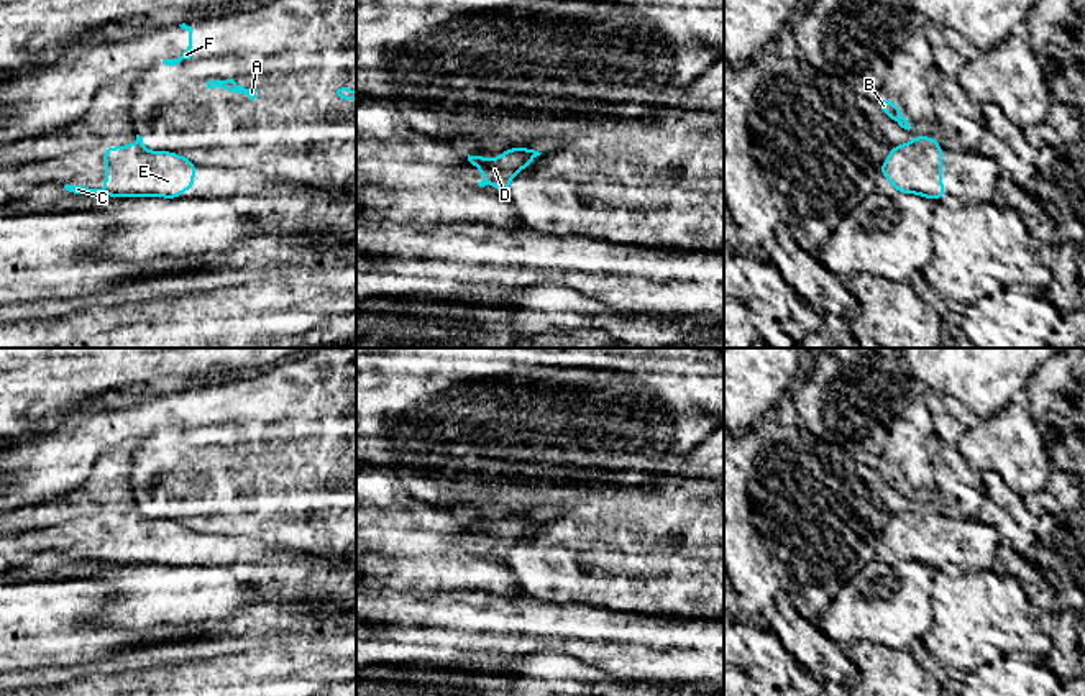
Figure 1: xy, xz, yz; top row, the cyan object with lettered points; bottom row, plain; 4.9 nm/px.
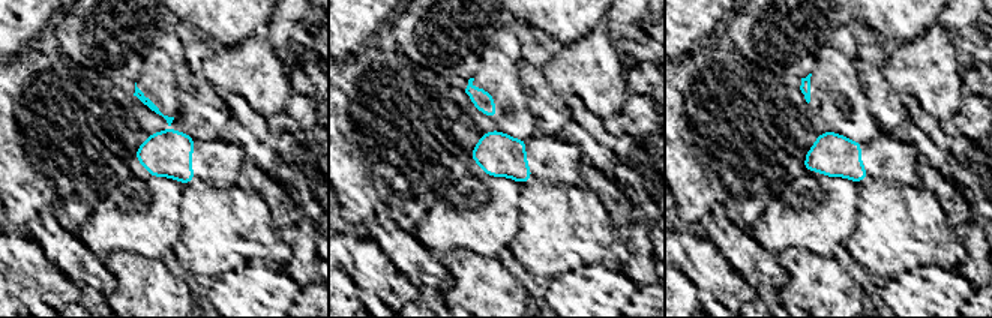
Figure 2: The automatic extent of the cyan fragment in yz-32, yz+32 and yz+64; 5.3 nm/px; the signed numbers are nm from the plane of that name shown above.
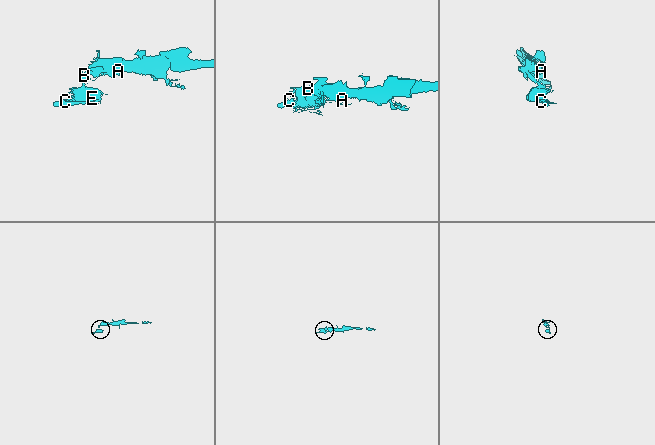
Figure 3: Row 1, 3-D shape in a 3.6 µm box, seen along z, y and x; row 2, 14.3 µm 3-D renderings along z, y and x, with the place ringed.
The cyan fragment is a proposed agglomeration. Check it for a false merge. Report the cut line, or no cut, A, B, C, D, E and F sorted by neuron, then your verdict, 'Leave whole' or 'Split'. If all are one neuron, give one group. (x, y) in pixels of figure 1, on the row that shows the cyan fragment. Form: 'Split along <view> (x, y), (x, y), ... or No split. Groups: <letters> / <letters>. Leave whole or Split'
Split along yz (916, 141), (933, 145). Groups: A B F / C D E. Split

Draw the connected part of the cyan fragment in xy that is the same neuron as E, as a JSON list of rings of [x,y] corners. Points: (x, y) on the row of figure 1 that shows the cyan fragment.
[[[138,143],[102,148],[105,187],[69,185],[74,194],[107,197],[164,197],[182,199],[181,192],[195,189],[194,172],[199,164],[171,151],[146,151]]]

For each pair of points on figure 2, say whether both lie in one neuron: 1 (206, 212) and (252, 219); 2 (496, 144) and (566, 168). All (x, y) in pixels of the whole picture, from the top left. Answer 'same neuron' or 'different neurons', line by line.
1: same neuron
2: same neuron

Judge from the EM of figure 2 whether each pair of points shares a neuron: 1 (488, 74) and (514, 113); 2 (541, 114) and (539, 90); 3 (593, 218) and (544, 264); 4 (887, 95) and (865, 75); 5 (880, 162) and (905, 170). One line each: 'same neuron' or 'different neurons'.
1: same neuron
2: same neuron
3: same neuron
4: same neuron
5: same neuron

